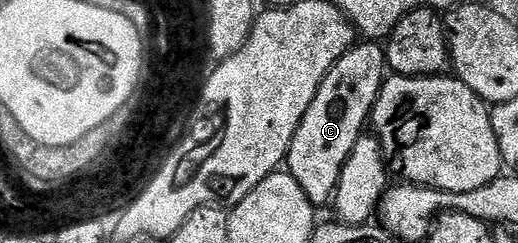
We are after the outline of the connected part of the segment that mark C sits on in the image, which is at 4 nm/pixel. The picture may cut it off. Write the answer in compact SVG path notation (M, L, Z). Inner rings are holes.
M362 41L346 51L328 69L324 81L320 81L316 97L312 97L312 105L308 105L308 113L304 113L284 160L290 178L296 180L315 207L331 202L341 170L357 139L367 130L370 111L387 77L385 46L378 41Z

